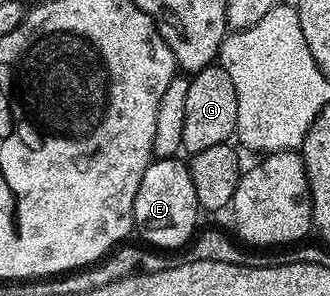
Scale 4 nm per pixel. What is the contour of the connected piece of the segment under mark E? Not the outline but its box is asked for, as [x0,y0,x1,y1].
[132,158,202,250]

